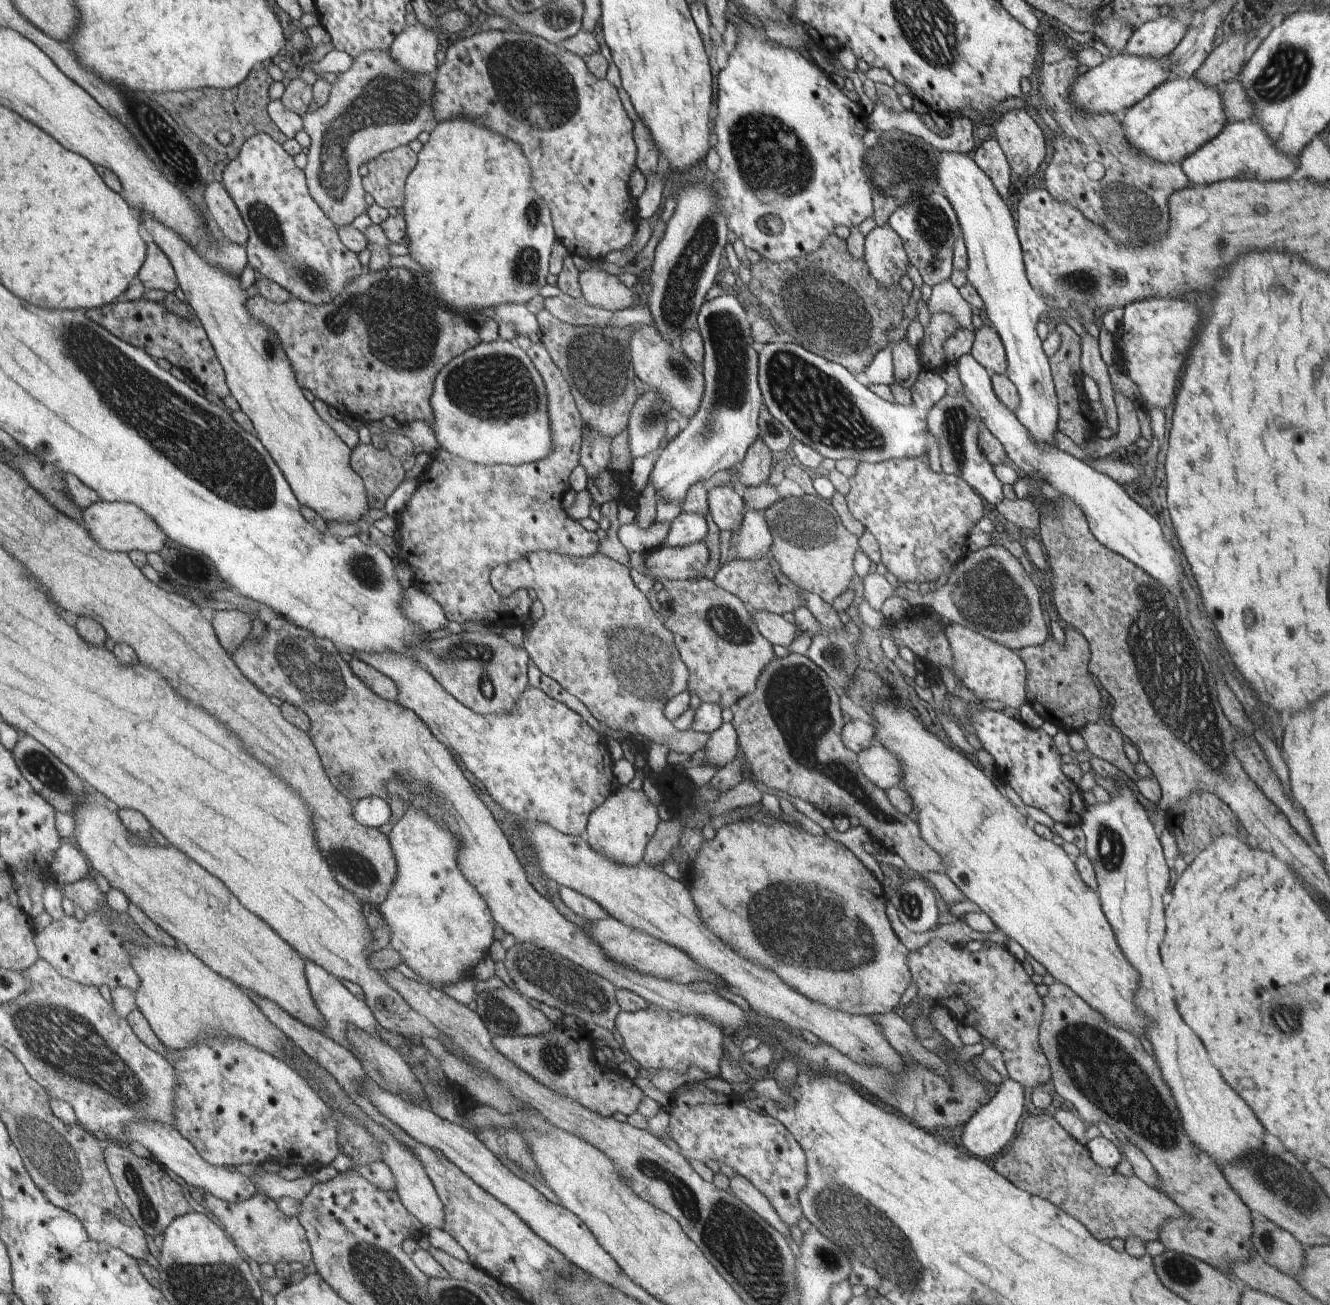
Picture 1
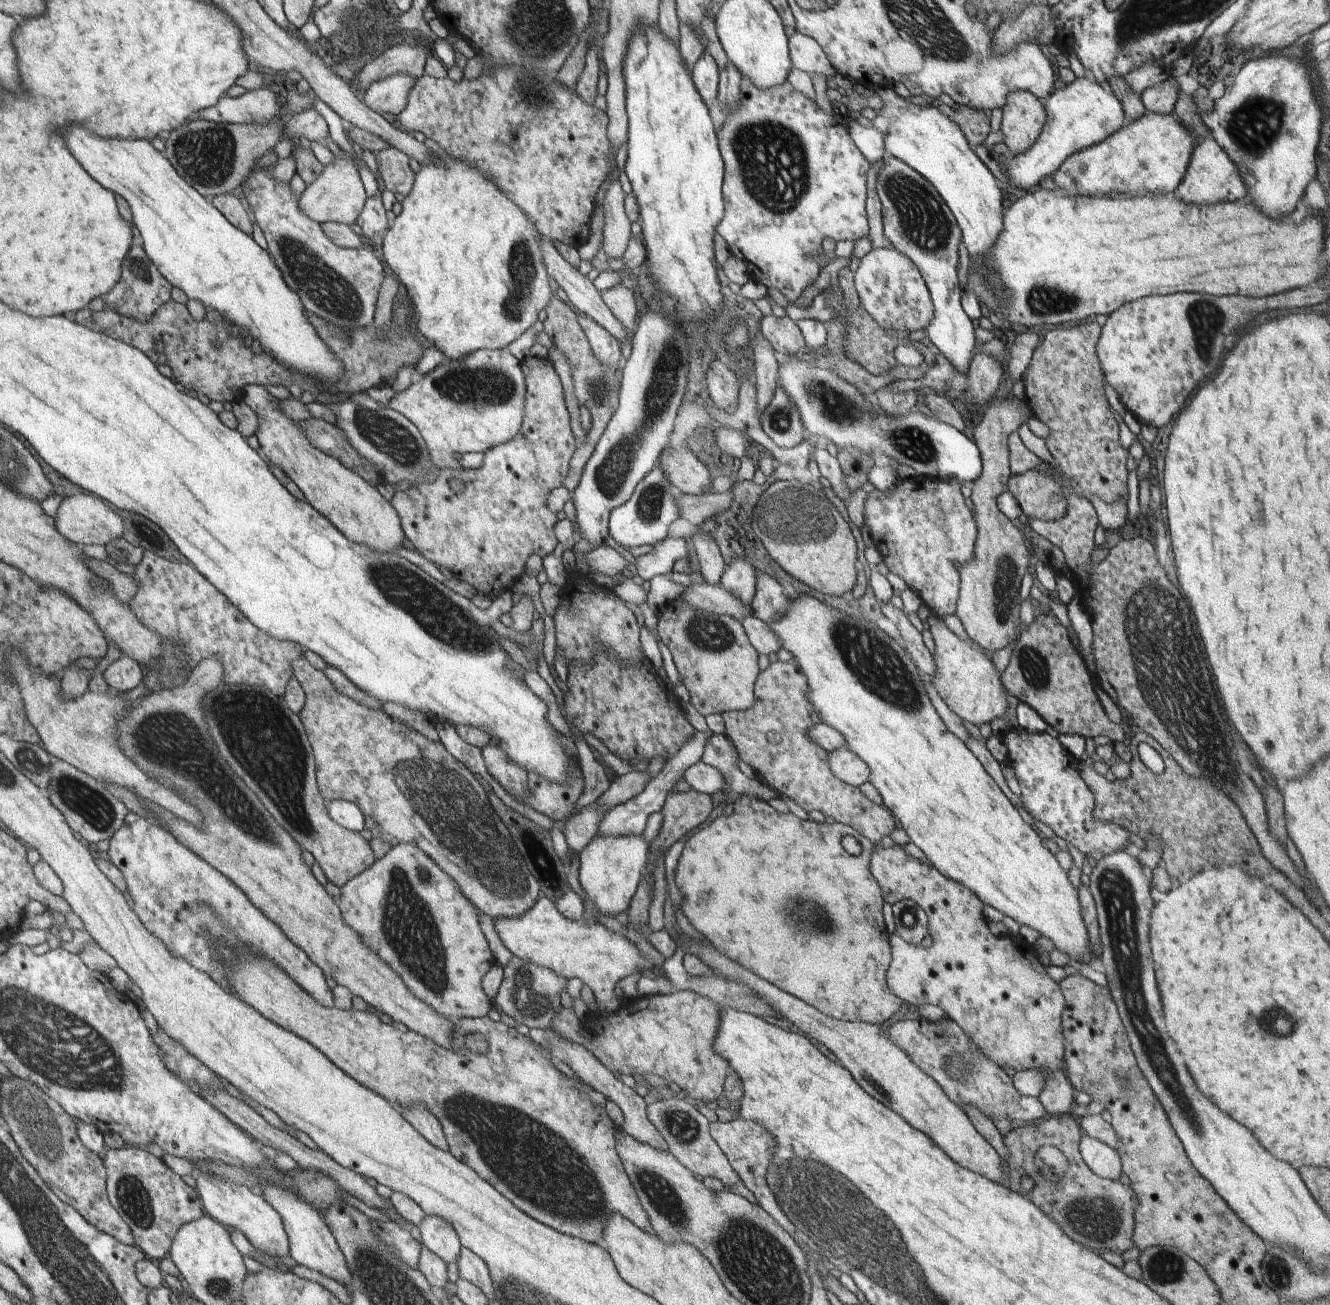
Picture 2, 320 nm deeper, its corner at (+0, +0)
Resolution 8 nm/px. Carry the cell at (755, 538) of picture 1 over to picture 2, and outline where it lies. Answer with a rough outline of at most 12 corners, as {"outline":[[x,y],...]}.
{"outline":[[734,559],[720,586],[749,606],[756,592],[756,568]]}

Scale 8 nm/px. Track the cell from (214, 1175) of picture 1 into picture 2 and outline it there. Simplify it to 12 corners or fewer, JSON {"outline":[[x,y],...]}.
{"outline":[[202,1172],[206,1214],[271,1257],[290,1255],[283,1217],[248,1187]]}

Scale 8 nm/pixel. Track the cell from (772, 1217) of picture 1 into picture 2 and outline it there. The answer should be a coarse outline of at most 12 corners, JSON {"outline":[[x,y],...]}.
{"outline":[[688,1098],[648,1105],[668,1151],[695,1177],[741,1178]]}

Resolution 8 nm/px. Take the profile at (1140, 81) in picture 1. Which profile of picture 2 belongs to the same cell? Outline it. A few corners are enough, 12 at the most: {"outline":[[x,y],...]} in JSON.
{"outline":[[1090,75],[1047,98],[1024,152],[1003,156],[1010,186],[1034,188],[1071,154],[1126,124],[1121,102]]}

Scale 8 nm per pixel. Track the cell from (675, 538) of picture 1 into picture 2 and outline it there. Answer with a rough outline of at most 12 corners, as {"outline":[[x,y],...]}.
{"outline":[[667,537],[640,555],[640,578],[671,575],[688,558],[686,539]]}

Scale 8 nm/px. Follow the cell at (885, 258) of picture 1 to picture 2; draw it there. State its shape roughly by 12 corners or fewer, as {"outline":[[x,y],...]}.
{"outline":[[888,243],[860,259],[859,302],[884,330],[926,330],[930,291]]}

